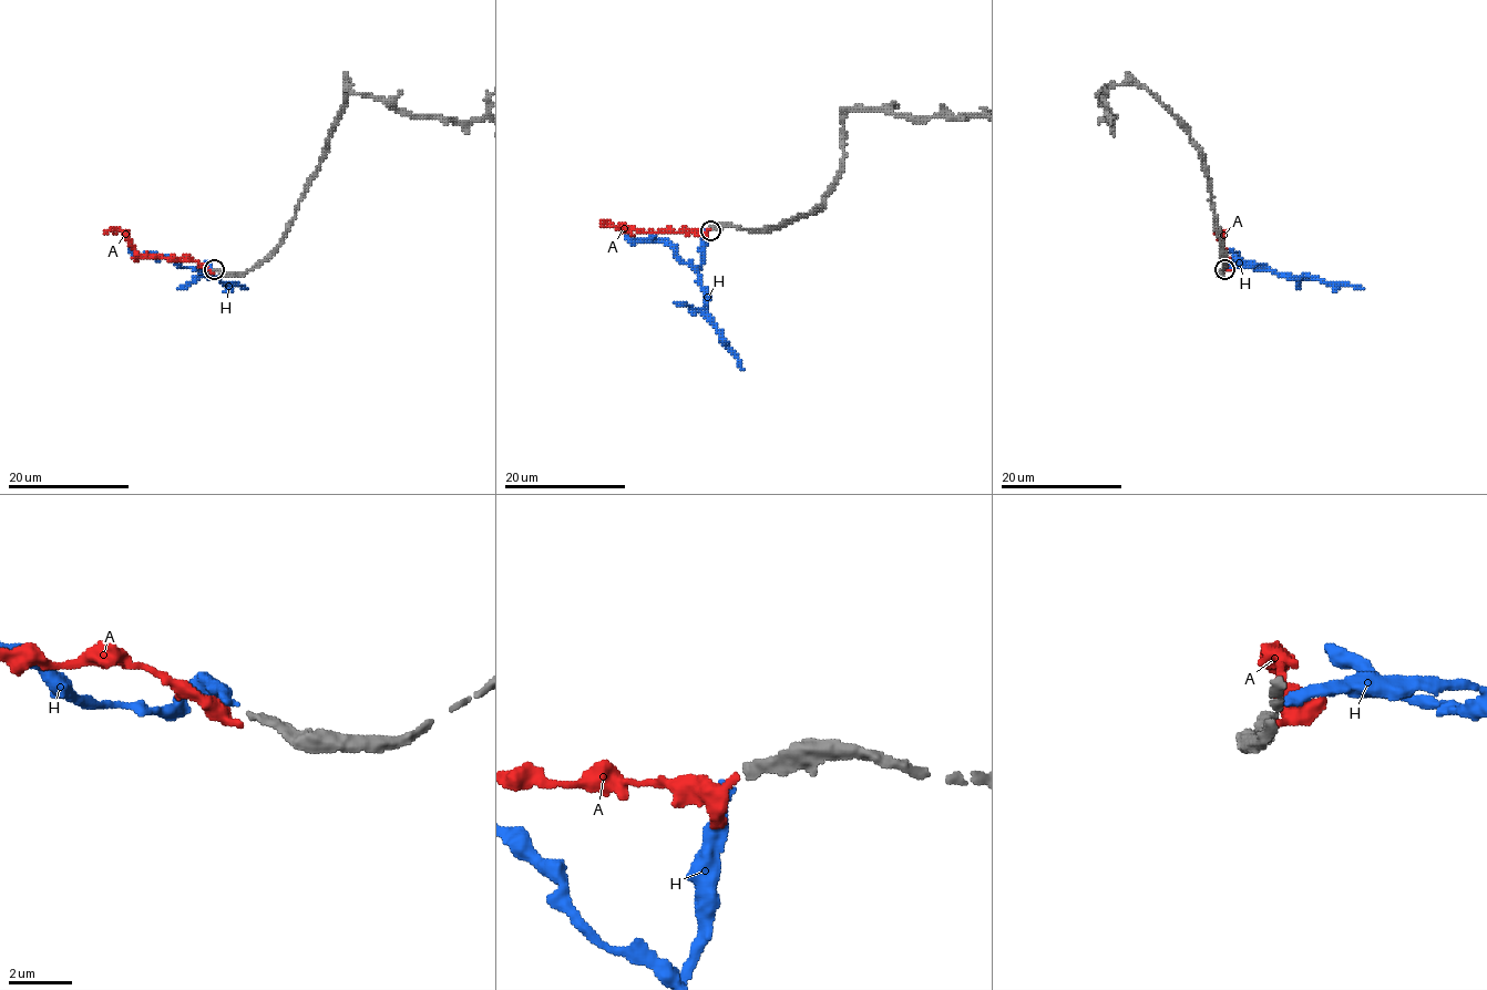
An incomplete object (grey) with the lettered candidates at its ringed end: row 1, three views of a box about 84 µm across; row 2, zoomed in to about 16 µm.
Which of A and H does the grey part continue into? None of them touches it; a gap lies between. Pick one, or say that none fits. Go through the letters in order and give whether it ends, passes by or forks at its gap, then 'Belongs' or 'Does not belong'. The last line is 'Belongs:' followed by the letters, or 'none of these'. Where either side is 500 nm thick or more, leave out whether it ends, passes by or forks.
A: It ends there. Does not belong
H: It ends there. Belongs
Belongs: H

